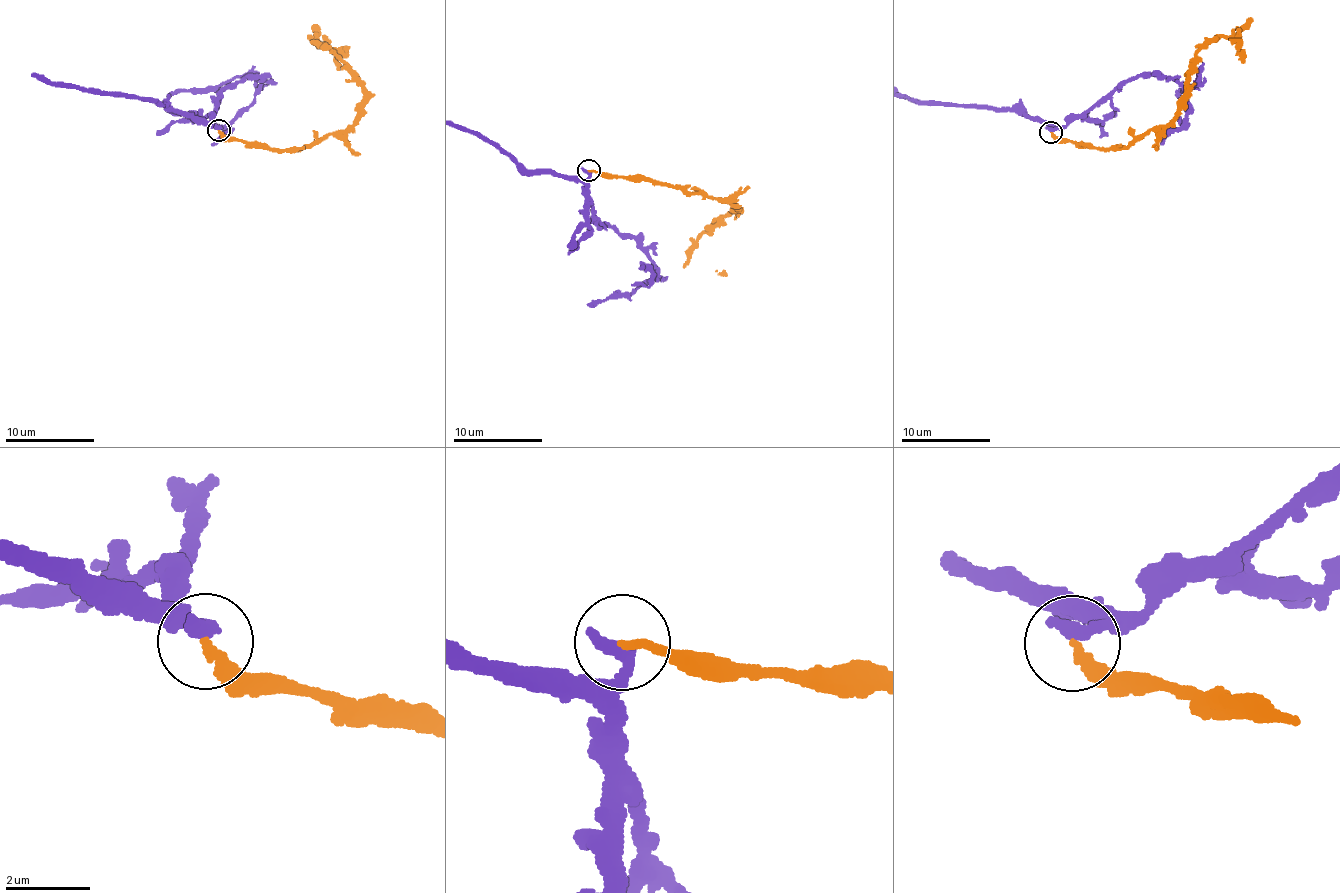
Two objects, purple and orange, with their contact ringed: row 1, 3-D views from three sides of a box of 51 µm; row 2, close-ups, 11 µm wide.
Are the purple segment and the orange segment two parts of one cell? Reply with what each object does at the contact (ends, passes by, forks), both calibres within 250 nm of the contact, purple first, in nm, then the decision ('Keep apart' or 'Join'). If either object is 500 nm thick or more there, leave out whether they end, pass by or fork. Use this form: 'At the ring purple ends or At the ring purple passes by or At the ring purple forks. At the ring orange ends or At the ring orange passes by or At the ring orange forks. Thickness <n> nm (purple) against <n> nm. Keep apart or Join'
At the ring purple ends. At the ring orange ends. Thickness 380 nm (purple) against 220 nm. Join

